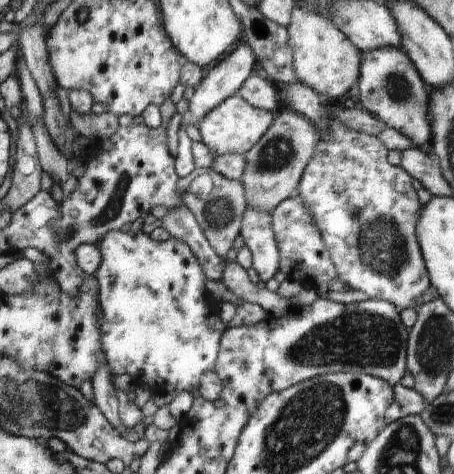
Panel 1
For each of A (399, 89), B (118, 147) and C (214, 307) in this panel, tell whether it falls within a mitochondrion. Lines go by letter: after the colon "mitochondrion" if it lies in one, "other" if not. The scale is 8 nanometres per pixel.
A: mitochondrion
B: other
C: other

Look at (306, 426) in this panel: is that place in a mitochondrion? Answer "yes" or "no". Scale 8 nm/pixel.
yes

